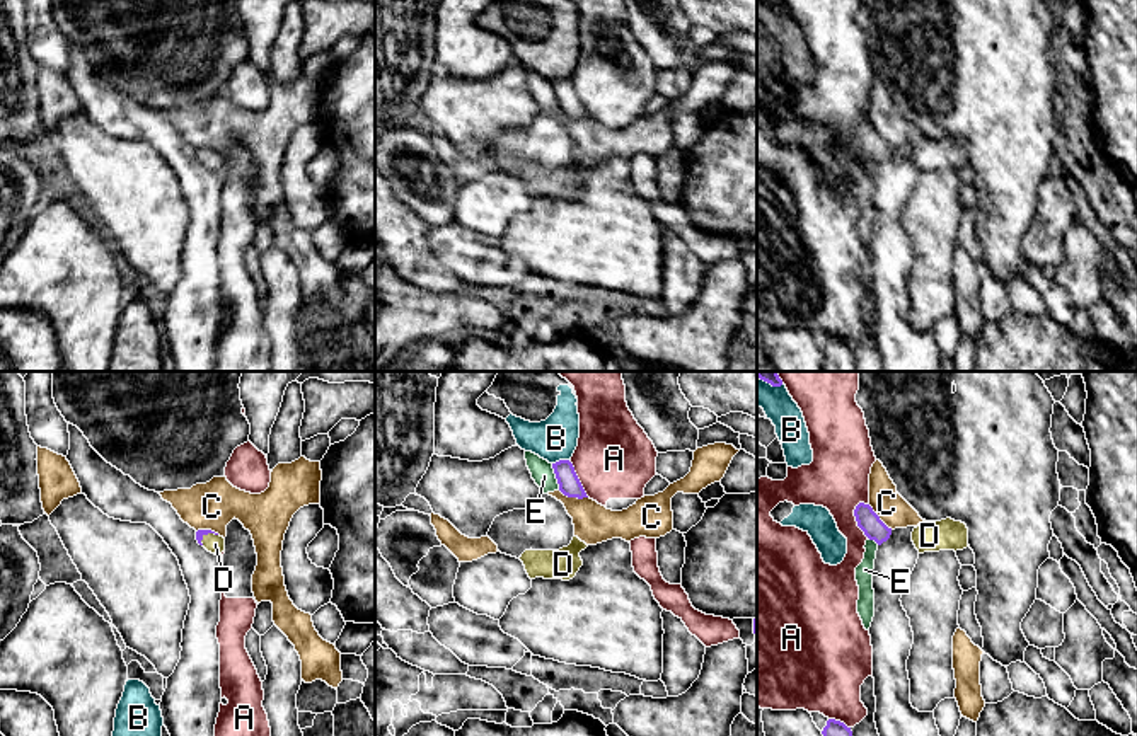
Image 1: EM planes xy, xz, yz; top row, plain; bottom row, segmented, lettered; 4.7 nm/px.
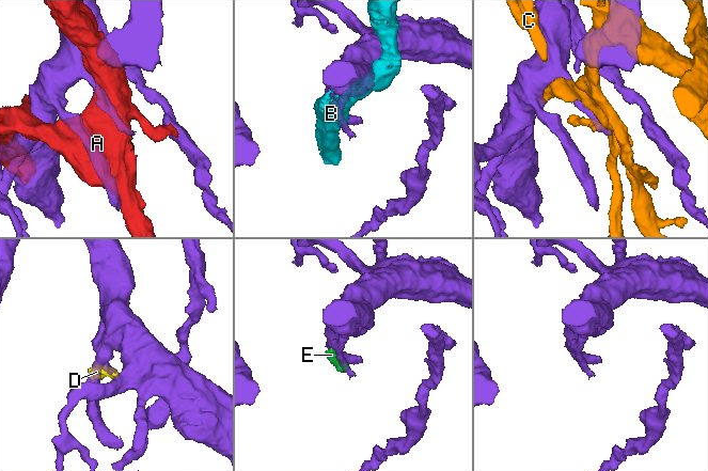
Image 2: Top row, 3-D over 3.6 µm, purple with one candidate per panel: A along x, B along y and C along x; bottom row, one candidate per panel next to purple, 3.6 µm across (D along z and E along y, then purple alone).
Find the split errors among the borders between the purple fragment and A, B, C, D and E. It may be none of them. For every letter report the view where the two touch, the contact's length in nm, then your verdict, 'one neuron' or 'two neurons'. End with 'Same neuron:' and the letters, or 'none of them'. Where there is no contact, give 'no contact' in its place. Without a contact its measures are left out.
A: yz | 180 nm | two neurons
B: xz | 80 nm | two neurons
C: xz | 140 nm | two neurons
D: xy | 100 nm | one neuron
E: xz | 130 nm | two neurons
Same neuron: D

